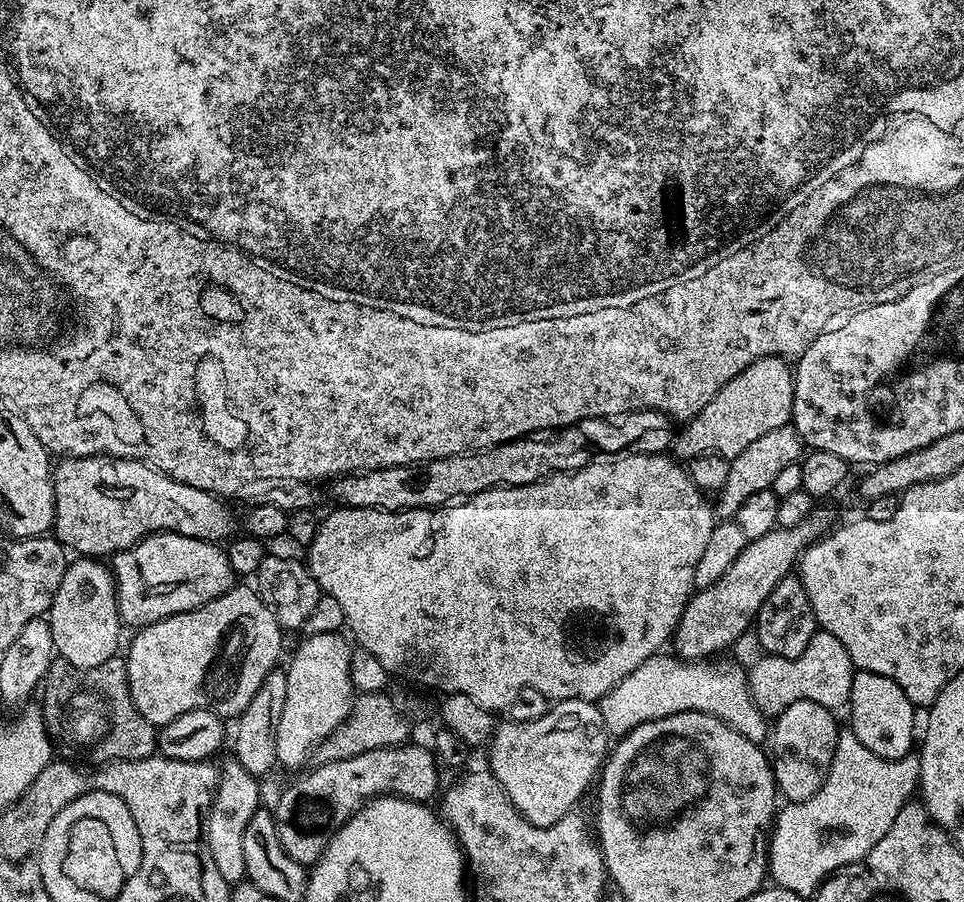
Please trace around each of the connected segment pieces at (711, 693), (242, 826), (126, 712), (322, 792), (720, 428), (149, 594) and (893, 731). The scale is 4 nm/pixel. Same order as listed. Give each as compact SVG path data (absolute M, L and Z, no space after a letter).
M657 654L646 658L638 670L630 670L614 690L600 697L598 707L609 737L623 738L632 729L651 720L666 718L683 712L710 714L726 722L742 738L763 745L770 732L770 724L764 713L758 710L748 689L745 669L736 664L712 664L716 662L685 662L675 655Z
M228 758L225 764L219 765L220 781L216 787L216 796L211 807L206 812L206 823L202 828L203 843L208 845L208 853L212 864L218 866L218 874L230 886L235 886L245 879L246 854L242 850L242 834L246 834L246 826L250 818L261 808L260 784L261 781L251 776L234 758Z
M121 655L111 656L85 676L89 684L107 705L109 728L105 736L97 743L96 750L102 762L141 761L142 758L155 755L158 748L158 730L139 714L129 692L128 663Z
M415 742L399 744L393 748L366 750L362 754L354 754L354 758L316 764L313 769L313 772L298 777L281 794L280 801L274 807L282 850L286 850L286 854L290 854L294 862L305 866L316 863L332 841L336 829L356 815L365 802L386 795L428 802L435 794L436 787L437 792L441 787L441 769L433 749L423 748Z
M763 356L744 372L739 372L702 410L679 429L670 448L681 461L693 460L707 452L729 458L742 454L750 442L785 427L792 419L794 402L794 368L785 357Z
M153 532L144 537L135 548L117 552L110 560L110 571L116 581L116 605L121 621L125 625L133 624L133 629L145 628L148 624L174 614L182 614L218 598L234 584L234 573L228 553L219 543L183 536L177 532Z
M857 669L851 680L849 710L849 731L858 738L860 745L865 746L876 757L883 760L900 760L911 755L916 744L916 741L914 742L916 706L910 702L905 691L893 679L874 674L873 671Z

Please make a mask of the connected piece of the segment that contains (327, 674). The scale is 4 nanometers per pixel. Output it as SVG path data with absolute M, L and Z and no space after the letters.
M327 632L304 636L301 641L292 661L286 664L286 706L282 706L276 735L277 761L288 768L296 768L310 760L316 747L343 724L354 699L350 680L350 658L354 648L349 637L340 632Z

